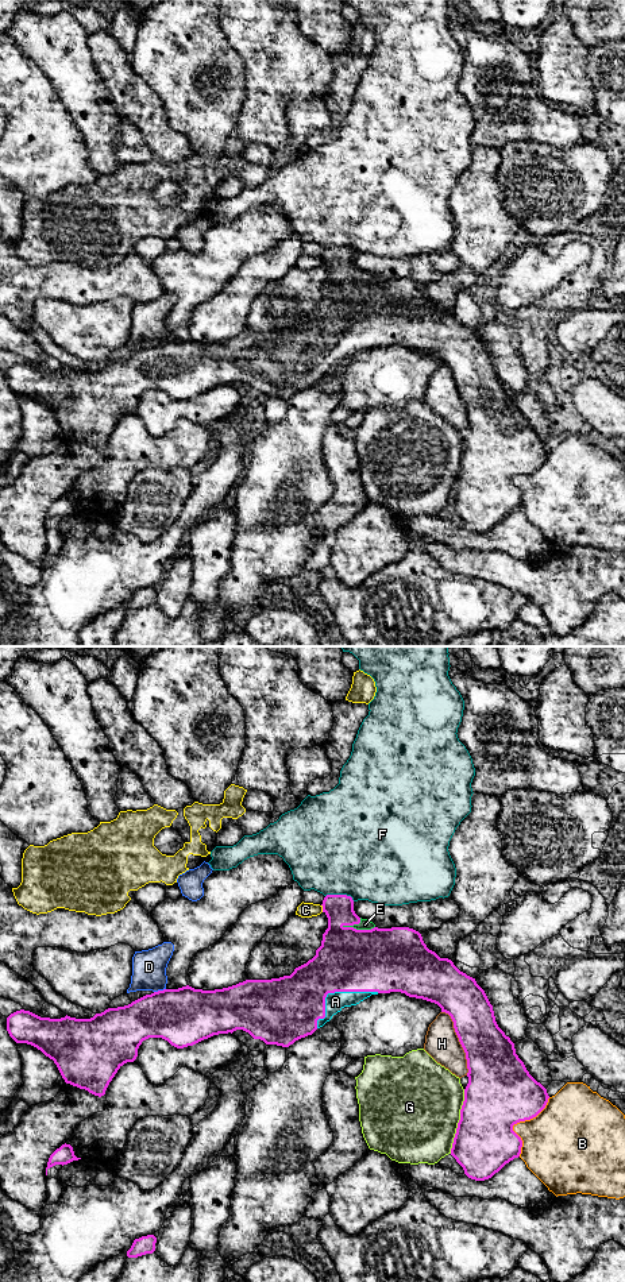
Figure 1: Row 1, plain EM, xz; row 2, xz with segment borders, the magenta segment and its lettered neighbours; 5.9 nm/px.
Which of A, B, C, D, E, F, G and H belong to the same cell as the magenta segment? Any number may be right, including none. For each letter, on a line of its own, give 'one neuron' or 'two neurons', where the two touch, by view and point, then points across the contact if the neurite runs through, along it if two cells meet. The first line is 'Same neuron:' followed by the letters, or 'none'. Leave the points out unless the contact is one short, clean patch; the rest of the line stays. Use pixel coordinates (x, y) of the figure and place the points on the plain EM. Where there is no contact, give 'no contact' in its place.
Same neuron: A, E
A: one neuron; meets magenta in xz at (335, 343)
B: two neurons; meets magenta in xz at (519, 474)
C: two neurons; meets magenta in xz at (323, 261)
D: two neurons; meets magenta in xz at (159, 343)
E: one neuron; meets magenta in xz at (358, 282); runs through xz (379, 312), (358, 290), (358, 282), (365, 277)
F: two neurons; meets magenta in xz at (340, 247)
G: two neurons; meets magenta in xz at (459, 474)
H: two neurons; meets magenta in xz at (459, 393)

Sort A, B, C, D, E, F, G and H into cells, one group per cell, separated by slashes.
A E / B / C / D / F / G / H

